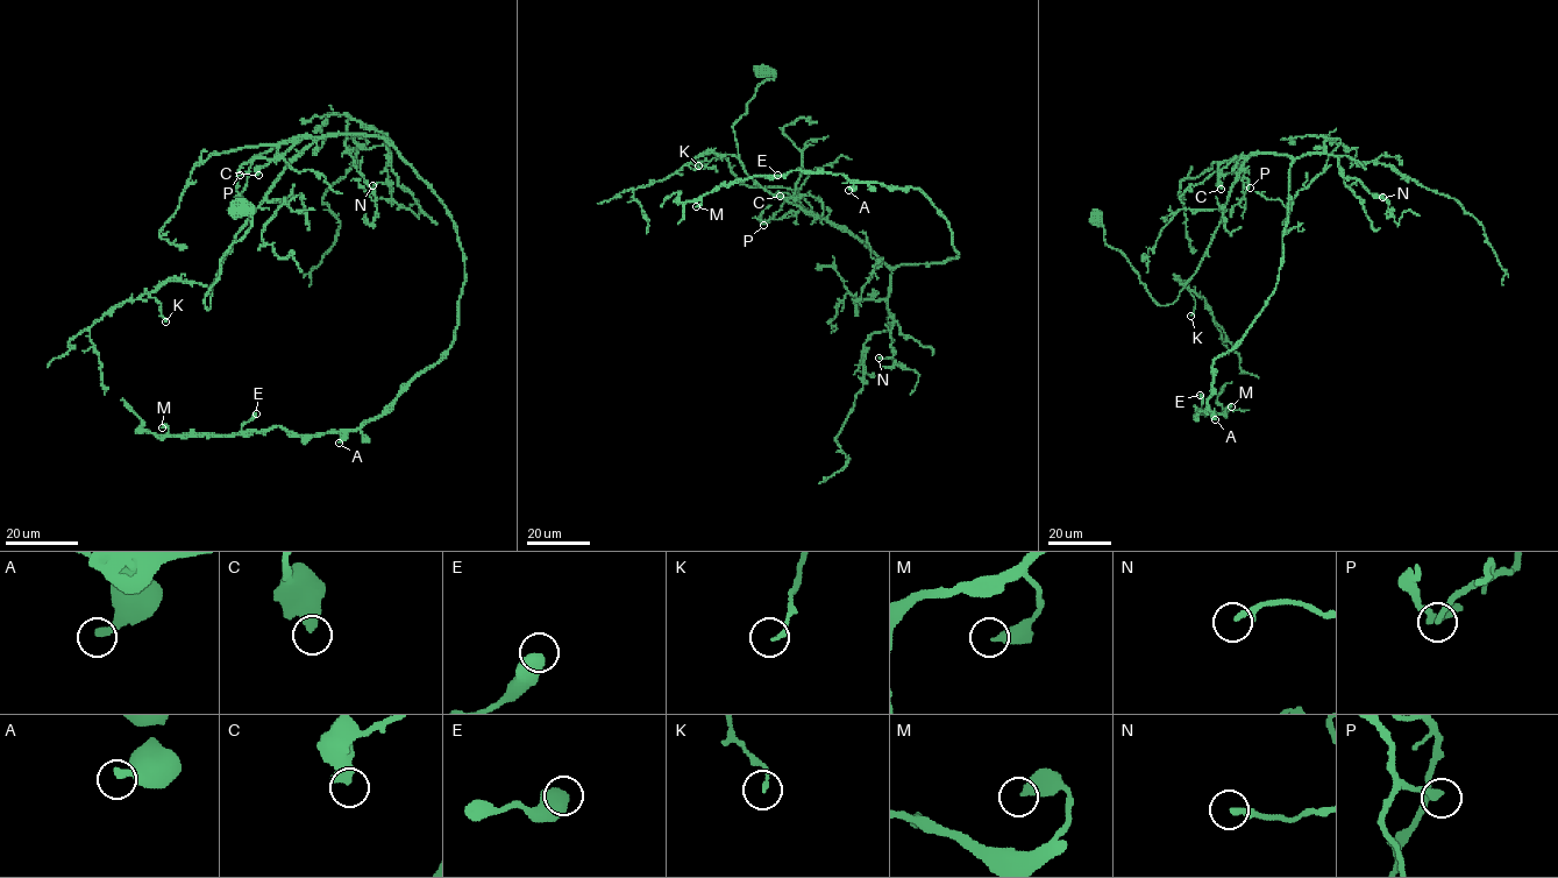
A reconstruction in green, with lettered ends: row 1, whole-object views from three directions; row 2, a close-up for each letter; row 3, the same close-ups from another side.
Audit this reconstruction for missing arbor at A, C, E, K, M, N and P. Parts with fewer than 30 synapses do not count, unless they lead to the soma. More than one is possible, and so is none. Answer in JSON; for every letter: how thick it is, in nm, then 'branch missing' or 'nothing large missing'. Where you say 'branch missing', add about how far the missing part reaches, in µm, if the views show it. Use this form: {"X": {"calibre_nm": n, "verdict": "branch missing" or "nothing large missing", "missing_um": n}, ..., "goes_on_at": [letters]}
{"A": {"calibre_nm": 320, "verdict": "nothing large missing"}, "C": {"calibre_nm": 460, "verdict": "nothing large missing"}, "E": {"calibre_nm": 600, "verdict": "nothing large missing"}, "K": {"calibre_nm": 140, "verdict": "nothing large missing"}, "M": {"calibre_nm": 400, "verdict": "nothing large missing"}, "N": {"calibre_nm": 220, "verdict": "nothing large missing"}, "P": {"calibre_nm": 130, "verdict": "nothing large missing"}, "goes_on_at": []}

